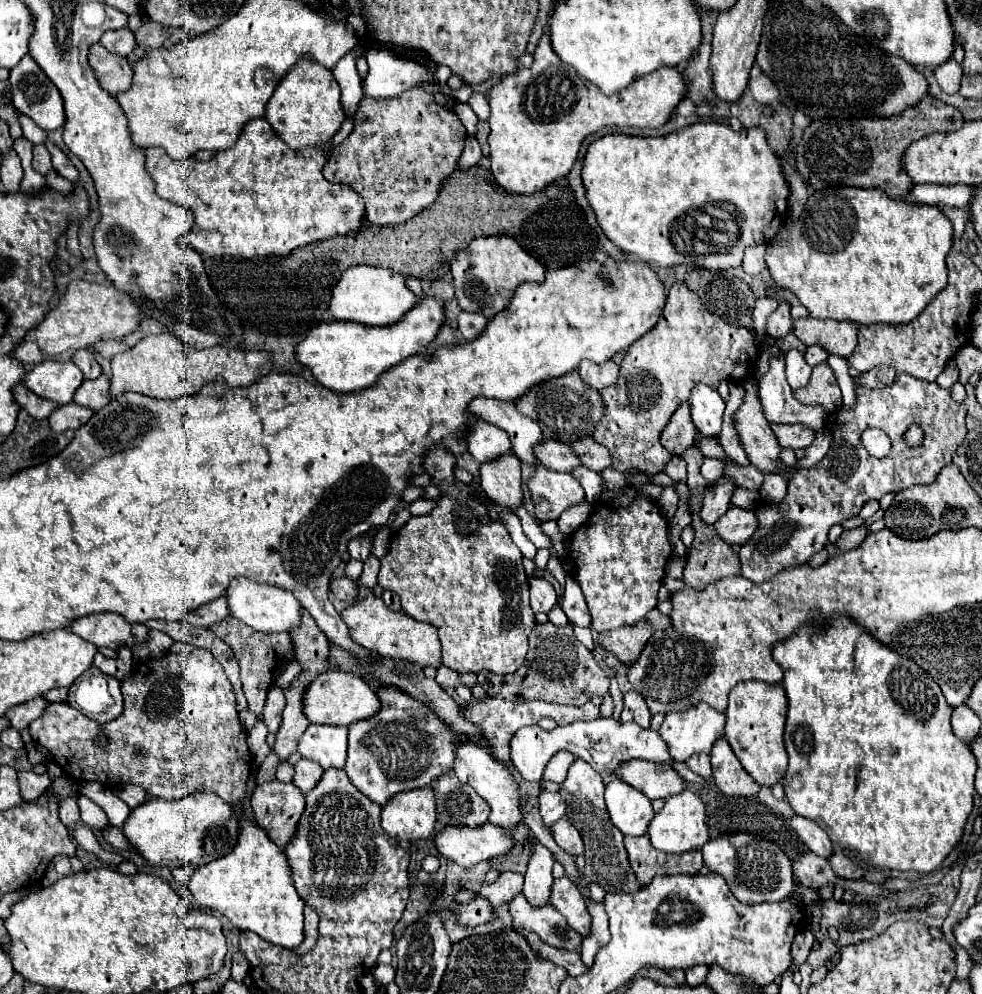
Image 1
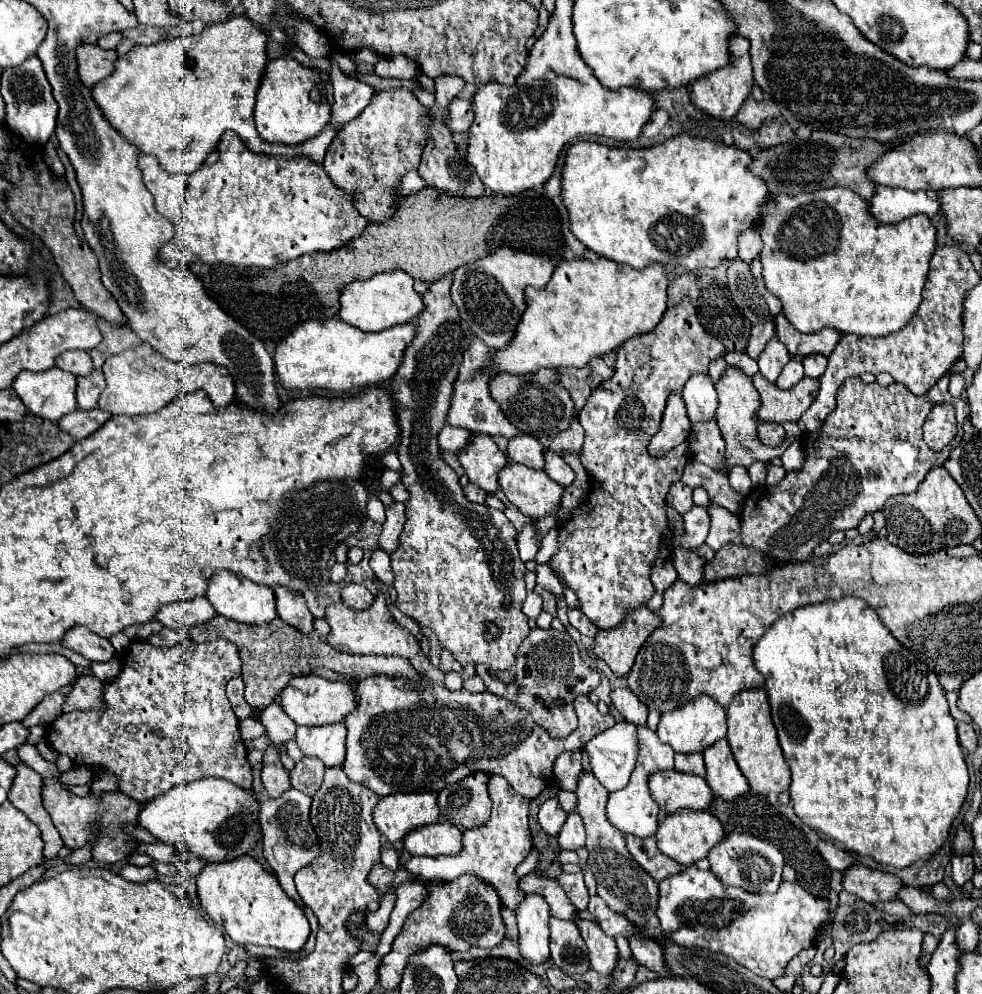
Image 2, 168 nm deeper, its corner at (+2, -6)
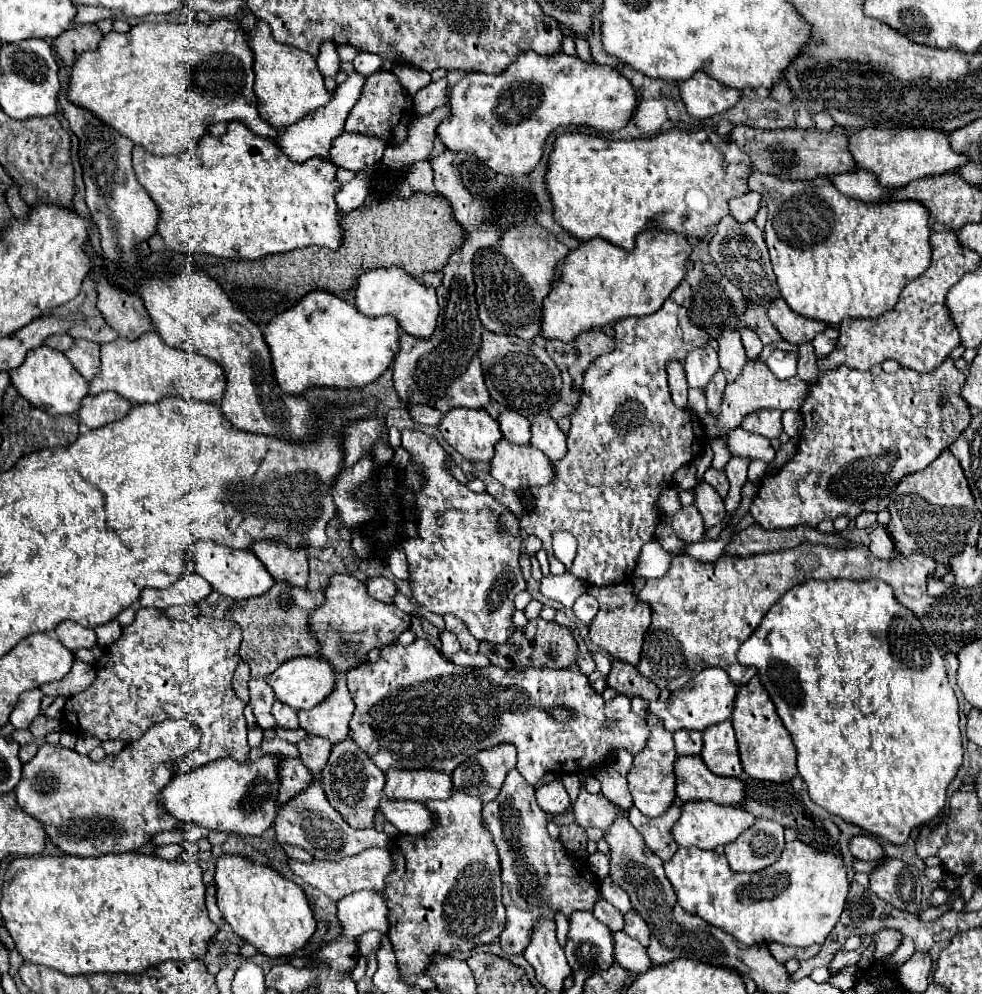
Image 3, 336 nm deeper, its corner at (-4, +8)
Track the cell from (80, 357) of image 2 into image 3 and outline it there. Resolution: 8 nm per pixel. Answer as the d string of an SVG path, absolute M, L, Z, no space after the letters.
M69 334L53 336L53 338L47 338L47 342L45 342L45 346L49 346L49 348L57 348L57 350L61 350L61 352L67 352L73 344L75 344L75 338L71 338Z

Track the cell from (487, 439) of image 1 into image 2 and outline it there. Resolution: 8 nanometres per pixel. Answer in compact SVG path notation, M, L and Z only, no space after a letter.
M445 424L445 428L439 432L439 448L447 452L459 452L469 442L469 432L463 428L455 428L451 424Z

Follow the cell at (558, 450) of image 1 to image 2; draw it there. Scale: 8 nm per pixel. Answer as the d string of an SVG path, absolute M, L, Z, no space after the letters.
M517 434L507 444L507 456L513 462L525 464L525 466L537 468L537 470L543 470L543 466L545 466L543 452L545 452L545 448L539 444L539 440L533 436L525 436L525 434Z

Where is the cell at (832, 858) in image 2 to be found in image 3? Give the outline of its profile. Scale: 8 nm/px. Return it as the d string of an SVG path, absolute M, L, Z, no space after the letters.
M867 834L853 836L849 842L849 850L851 850L853 858L859 858L859 860L881 860L881 858L885 858L881 844L873 836L867 836Z

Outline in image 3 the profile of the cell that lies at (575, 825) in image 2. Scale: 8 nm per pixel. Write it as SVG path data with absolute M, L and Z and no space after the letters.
M585 788L581 790L579 798L571 804L575 822L581 828L601 828L605 830L611 824L611 818L615 818L615 808L605 796L601 794L589 794Z

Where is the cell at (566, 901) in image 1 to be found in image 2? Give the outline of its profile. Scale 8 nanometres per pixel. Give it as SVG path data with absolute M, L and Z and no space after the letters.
M575 918L581 936L589 948L589 958L591 958L591 968L603 976L613 974L613 968L617 966L619 960L619 952L615 946L615 940L605 936L605 932L601 932L601 928L589 920L581 920Z

